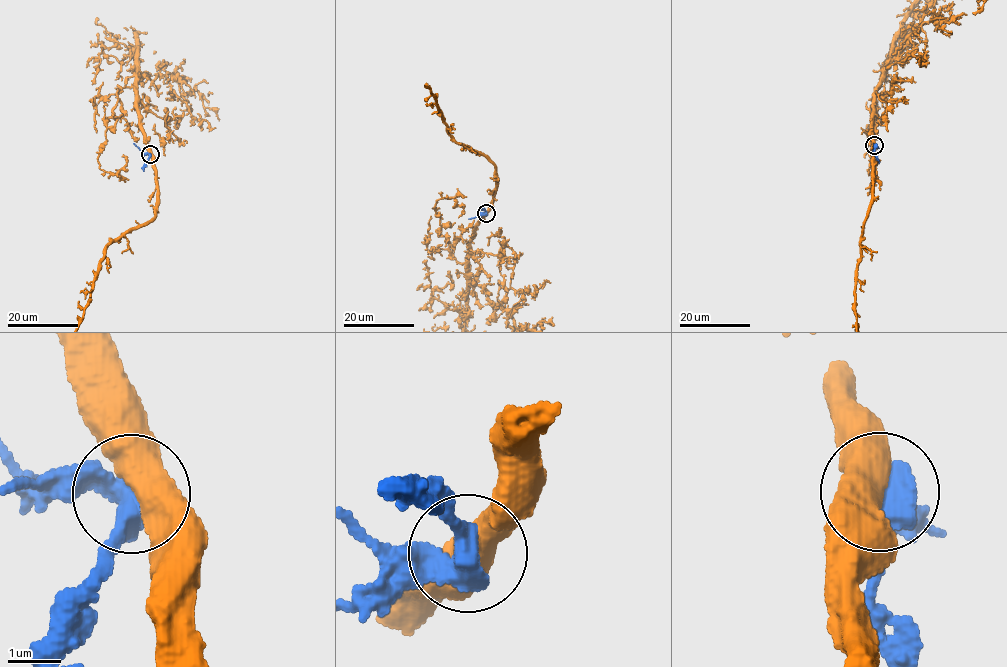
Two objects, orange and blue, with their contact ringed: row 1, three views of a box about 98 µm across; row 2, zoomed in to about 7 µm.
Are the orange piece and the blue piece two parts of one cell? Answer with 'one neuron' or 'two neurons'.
one neuron

